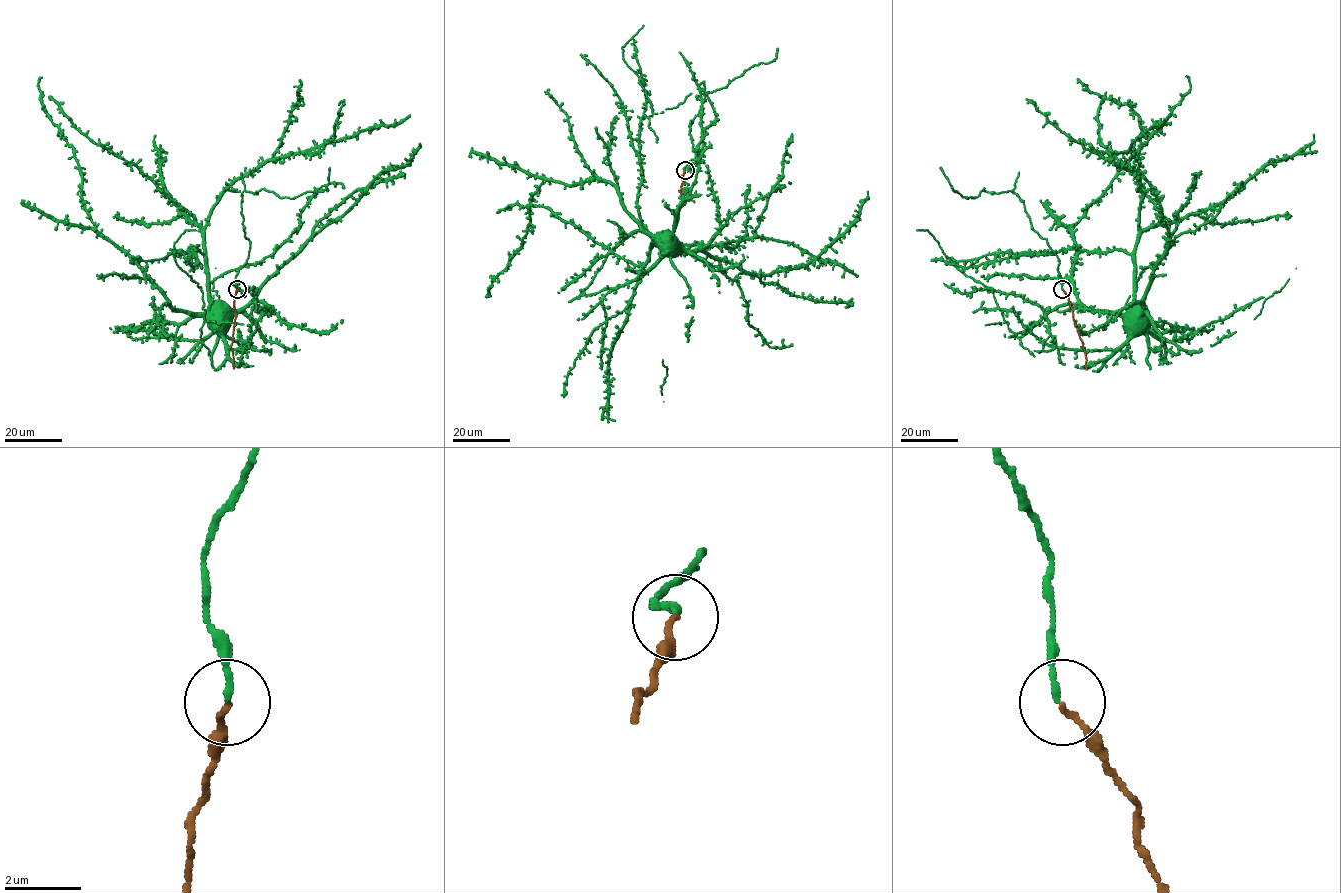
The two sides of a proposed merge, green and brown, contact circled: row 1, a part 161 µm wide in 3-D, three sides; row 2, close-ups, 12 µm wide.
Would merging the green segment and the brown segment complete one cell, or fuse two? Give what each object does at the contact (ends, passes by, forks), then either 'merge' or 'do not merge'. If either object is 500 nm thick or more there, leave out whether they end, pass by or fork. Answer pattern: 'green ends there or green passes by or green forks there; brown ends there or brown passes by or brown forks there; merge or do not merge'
green ends there; brown ends there; merge

